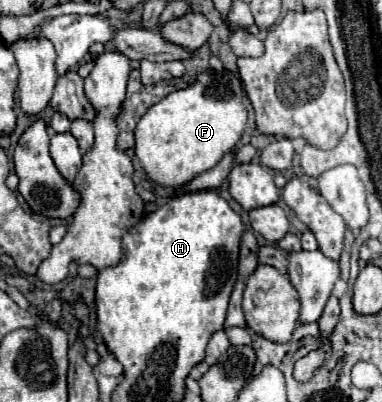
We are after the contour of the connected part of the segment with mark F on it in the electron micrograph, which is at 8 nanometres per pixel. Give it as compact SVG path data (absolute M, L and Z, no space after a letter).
M226 67L222 71L202 71L196 75L196 79L182 91L174 91L166 95L160 103L148 109L148 113L138 121L136 125L136 157L142 163L148 177L164 187L180 187L198 177L204 171L210 171L220 163L220 159L230 153L236 143L242 139L246 125L248 125L248 109L244 105L244 85L242 81L228 71Z

